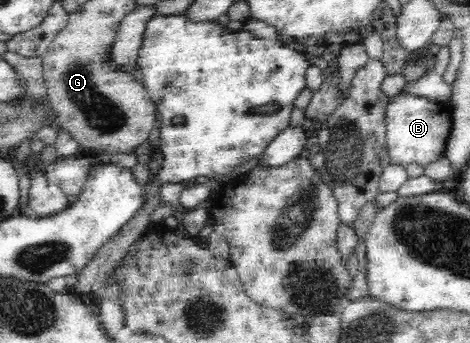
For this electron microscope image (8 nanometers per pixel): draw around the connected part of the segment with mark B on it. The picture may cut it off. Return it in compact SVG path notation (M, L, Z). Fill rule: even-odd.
M399 93L392 97L385 111L385 138L390 164L397 163L406 167L409 163L418 163L423 168L428 163L434 163L445 153L450 129L452 127L452 108L449 102L434 102L419 94Z

